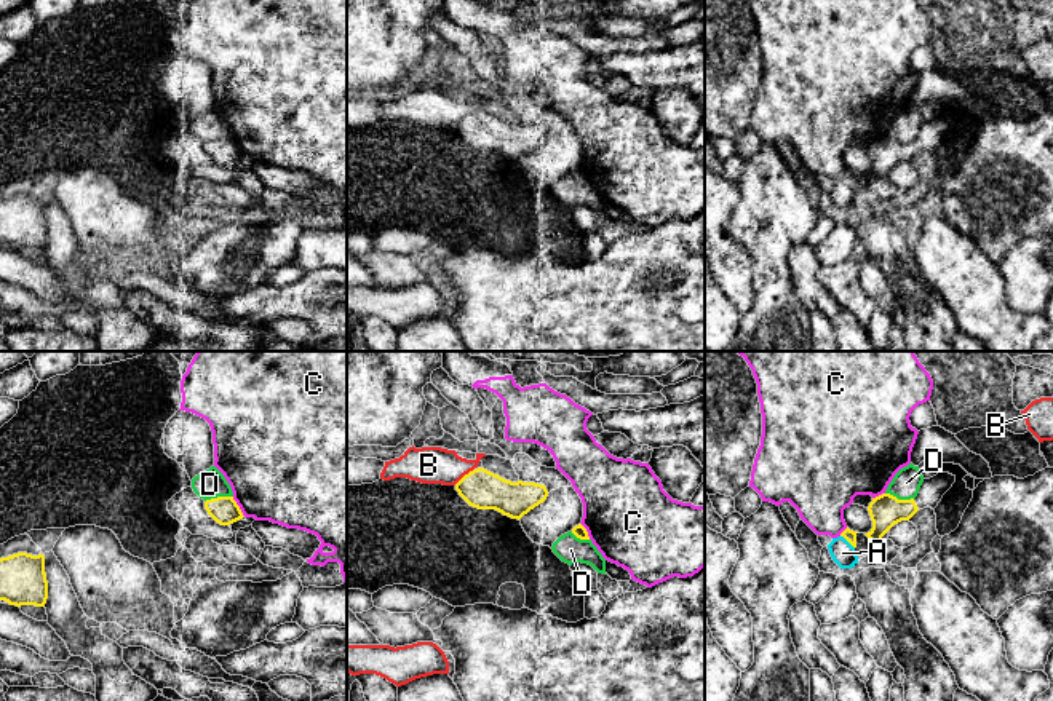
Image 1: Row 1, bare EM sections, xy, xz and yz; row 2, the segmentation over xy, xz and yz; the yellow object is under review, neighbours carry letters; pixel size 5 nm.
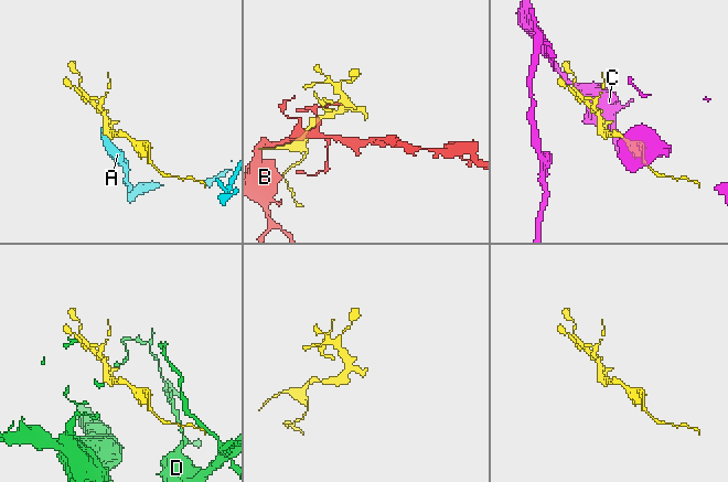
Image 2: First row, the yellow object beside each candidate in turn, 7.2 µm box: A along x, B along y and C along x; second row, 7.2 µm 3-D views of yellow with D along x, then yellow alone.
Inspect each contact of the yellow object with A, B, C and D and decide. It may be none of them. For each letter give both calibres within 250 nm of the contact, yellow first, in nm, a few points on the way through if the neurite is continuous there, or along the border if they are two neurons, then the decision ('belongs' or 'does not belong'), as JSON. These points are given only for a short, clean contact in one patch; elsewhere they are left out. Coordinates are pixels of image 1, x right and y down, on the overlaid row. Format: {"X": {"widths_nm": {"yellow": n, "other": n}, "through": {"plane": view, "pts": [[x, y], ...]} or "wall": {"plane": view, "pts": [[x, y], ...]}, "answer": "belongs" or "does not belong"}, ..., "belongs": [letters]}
{"A": {"widths_nm": {"yellow": 60, "other": 120}, "through": {"plane": "yz", "pts": [[847, 534], [847, 540], [842, 553]]}, "answer": "belongs"}, "B": {"widths_nm": {"yellow": 200, "other": 190}, "answer": "does not belong"}, "C": {"widths_nm": {"yellow": 140, "other": 480}, "answer": "does not belong"}, "D": {"widths_nm": {"yellow": 140, "other": 140}, "wall": {"plane": "xy", "pts": [[232, 495], [218, 495], [205, 502]]}, "answer": "does not belong"}, "belongs": ["A"]}

